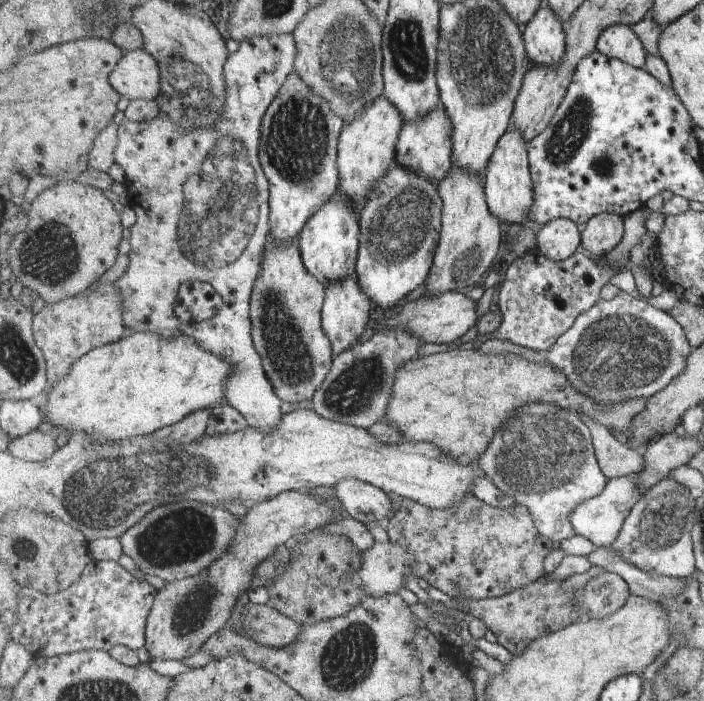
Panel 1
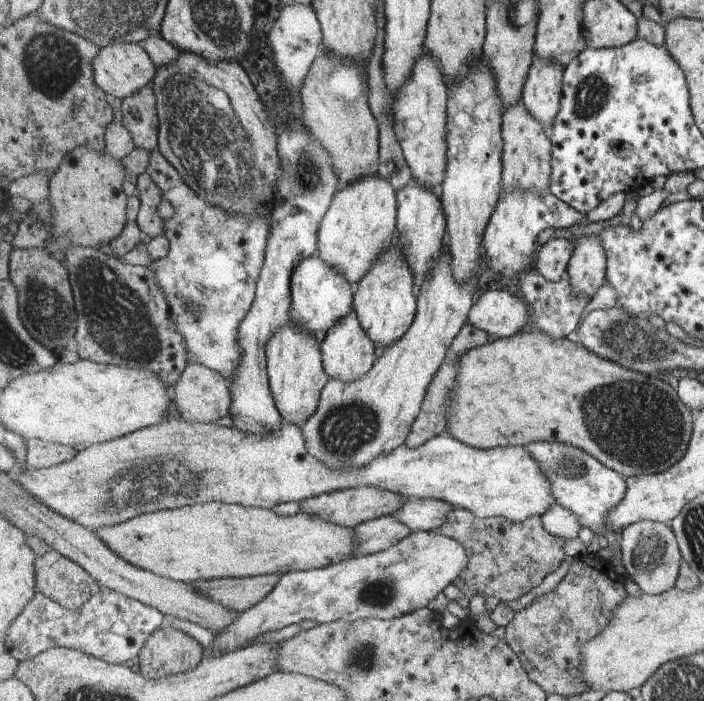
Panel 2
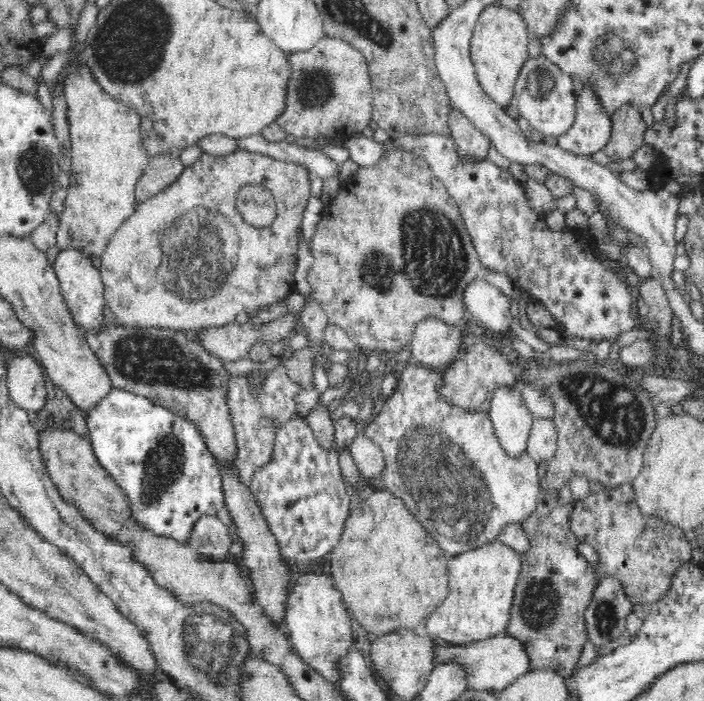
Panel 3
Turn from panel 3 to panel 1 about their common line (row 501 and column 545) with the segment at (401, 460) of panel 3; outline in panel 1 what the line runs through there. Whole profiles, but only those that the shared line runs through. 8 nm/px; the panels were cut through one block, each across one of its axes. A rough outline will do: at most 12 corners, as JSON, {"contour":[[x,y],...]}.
{"contour":[[524,406],[476,463],[556,545],[610,481],[589,422]]}

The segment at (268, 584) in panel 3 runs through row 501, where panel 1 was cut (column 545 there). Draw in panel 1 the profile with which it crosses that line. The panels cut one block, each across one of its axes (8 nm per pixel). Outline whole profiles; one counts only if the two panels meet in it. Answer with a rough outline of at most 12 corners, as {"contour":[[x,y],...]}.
{"contour":[[555,219],[538,231],[537,250],[561,262],[580,250],[576,222]]}

